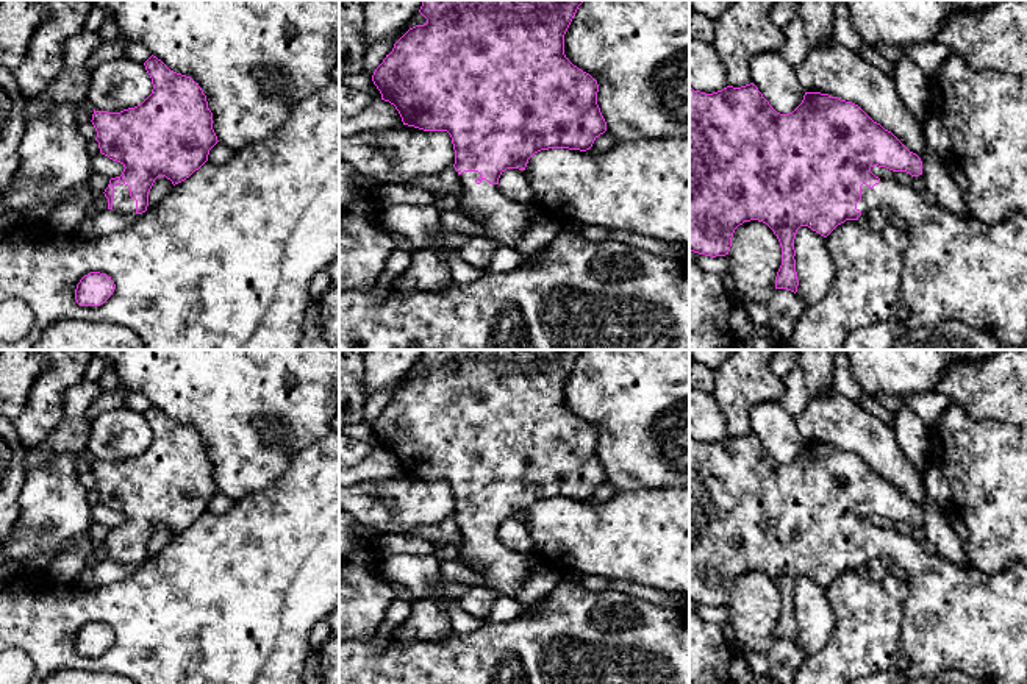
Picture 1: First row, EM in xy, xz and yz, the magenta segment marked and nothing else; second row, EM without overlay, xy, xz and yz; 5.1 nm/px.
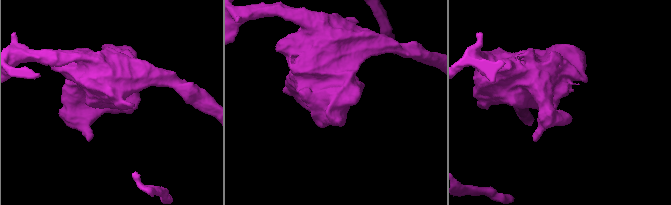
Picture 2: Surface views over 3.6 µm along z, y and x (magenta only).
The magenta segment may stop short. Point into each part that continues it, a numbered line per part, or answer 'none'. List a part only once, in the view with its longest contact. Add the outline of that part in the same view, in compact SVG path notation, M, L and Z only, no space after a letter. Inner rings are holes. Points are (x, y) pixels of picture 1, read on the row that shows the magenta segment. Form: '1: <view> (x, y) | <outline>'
1: xy (122, 202) | M122 176L120 184L114 186L113 209L123 214L136 214L136 200L130 197L130 187L123 184Z

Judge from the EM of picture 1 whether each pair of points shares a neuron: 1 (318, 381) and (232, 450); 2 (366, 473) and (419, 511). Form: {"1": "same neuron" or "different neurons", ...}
{"1": "same neuron", "2": "different neurons"}

